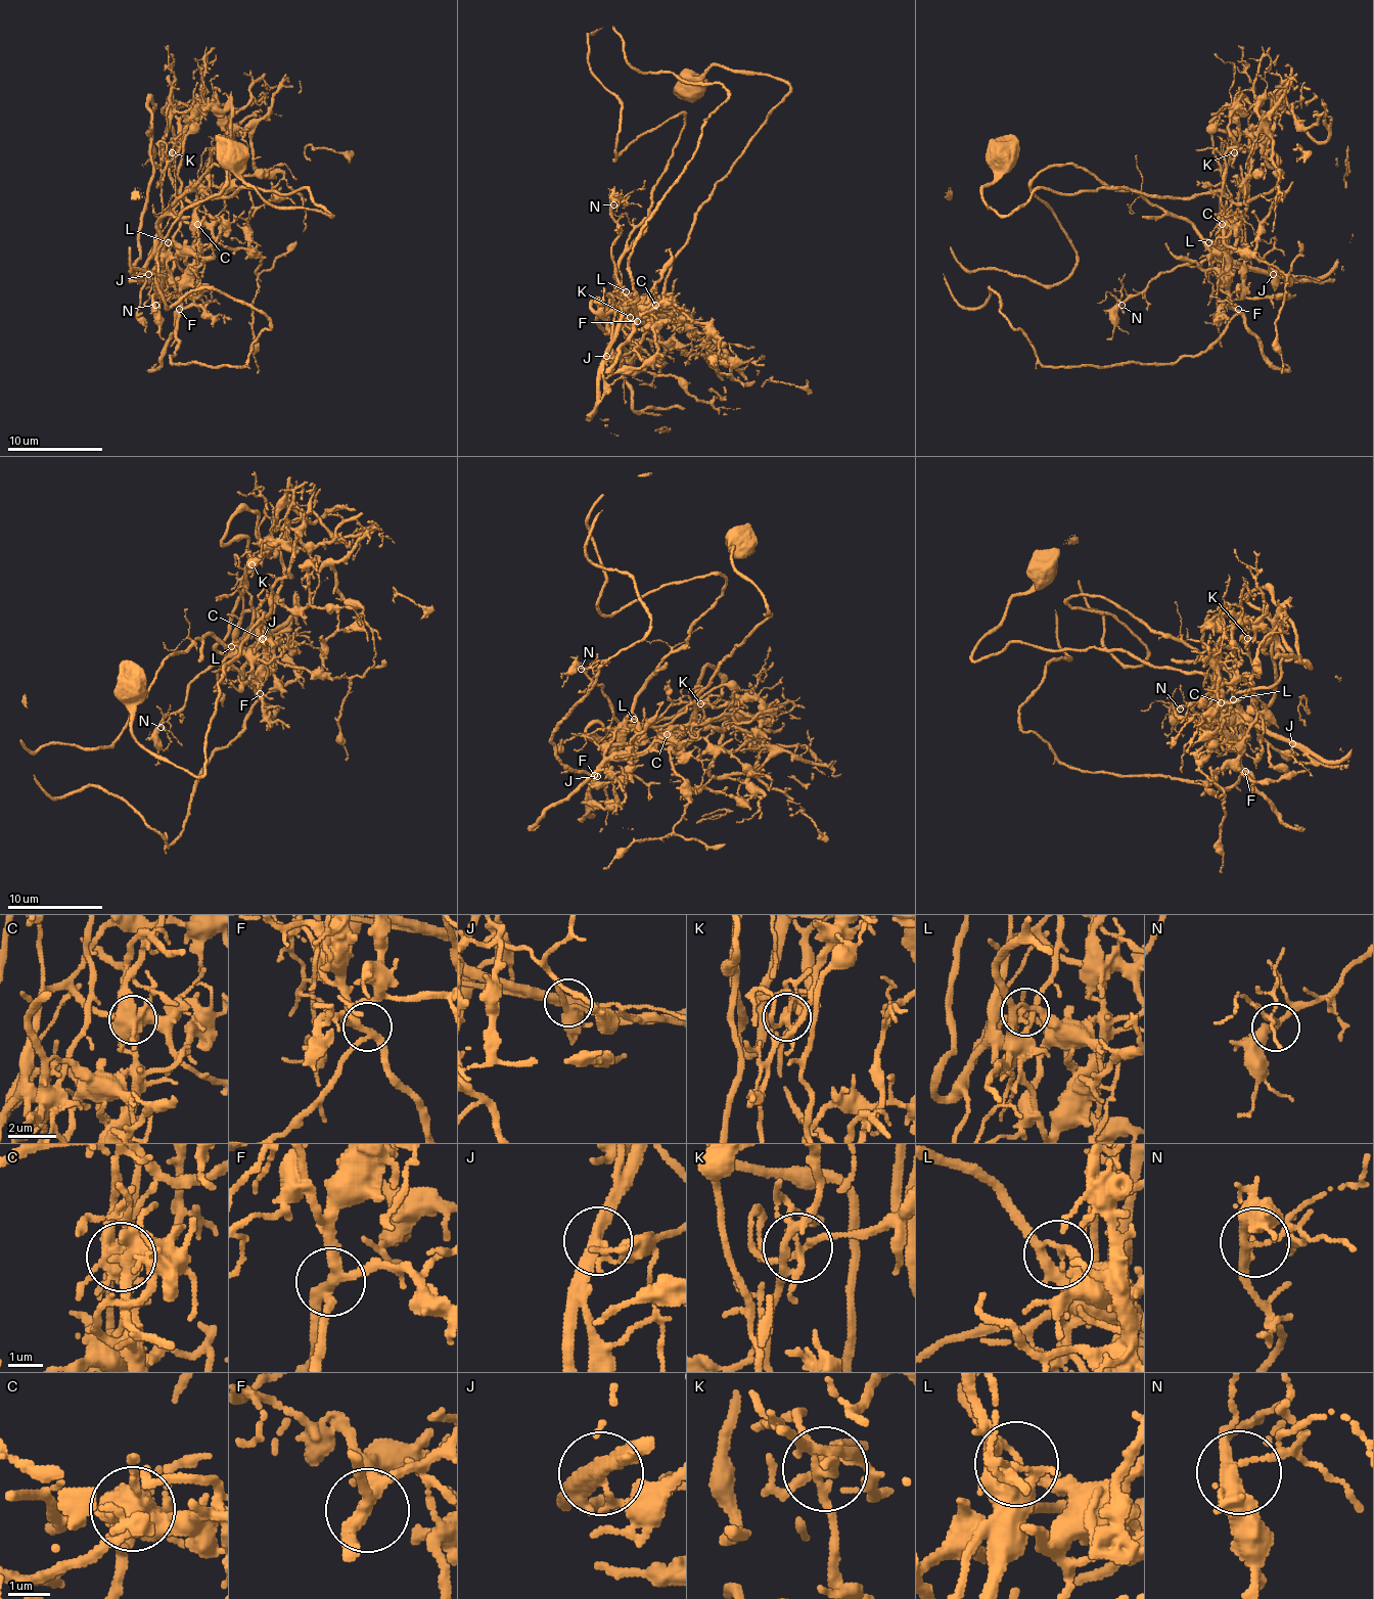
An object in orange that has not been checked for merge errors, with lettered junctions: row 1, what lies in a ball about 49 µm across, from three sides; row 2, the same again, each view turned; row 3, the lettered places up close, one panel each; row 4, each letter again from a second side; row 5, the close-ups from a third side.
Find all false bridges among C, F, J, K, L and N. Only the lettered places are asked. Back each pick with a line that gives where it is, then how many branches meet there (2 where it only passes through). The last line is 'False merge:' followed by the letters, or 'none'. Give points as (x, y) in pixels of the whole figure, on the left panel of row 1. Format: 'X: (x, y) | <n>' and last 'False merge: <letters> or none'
C: (197, 224) | 8
J: (148, 274) | 4
K: (172, 152) | 8
L: (168, 242) | 3
False merge: C, J, K, L

